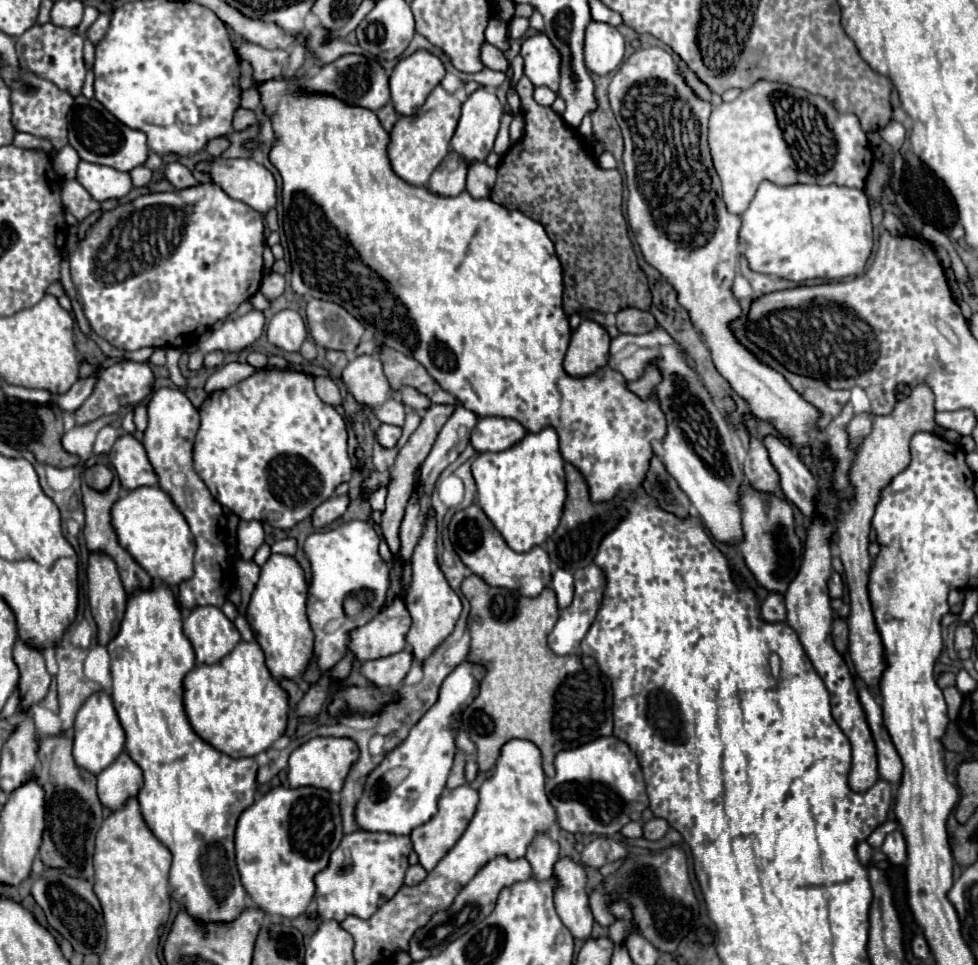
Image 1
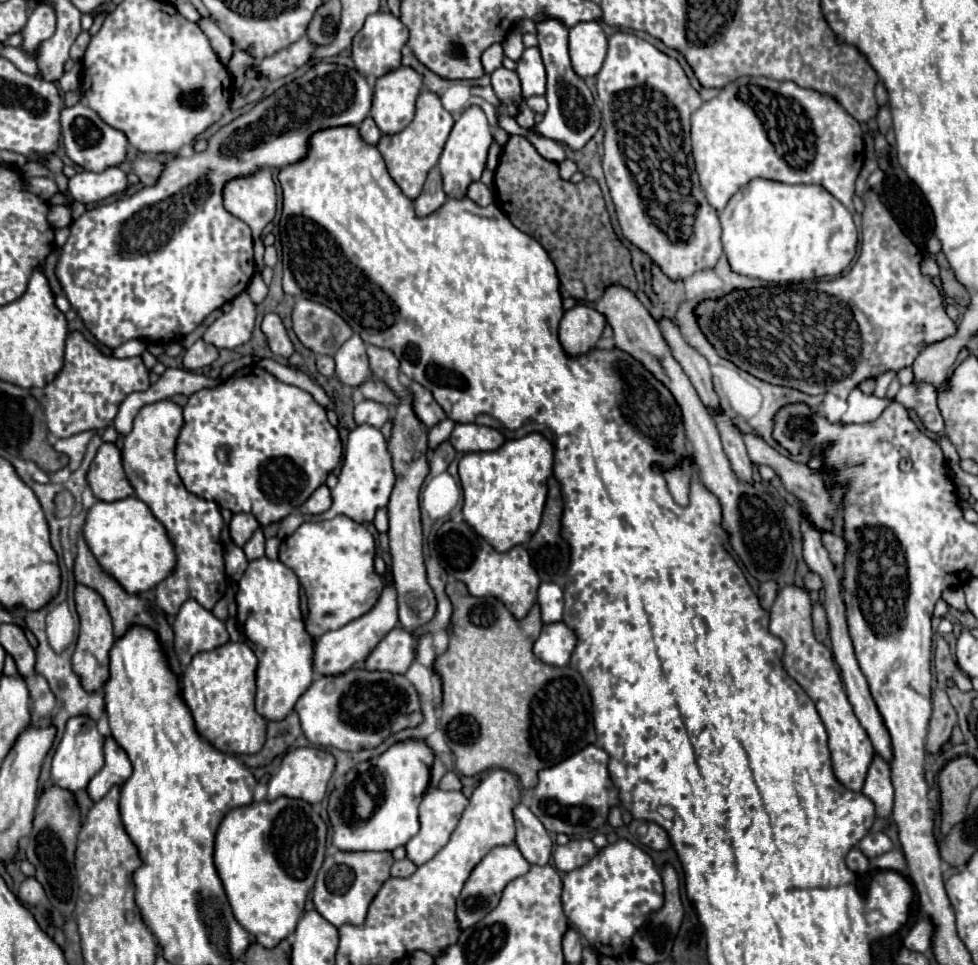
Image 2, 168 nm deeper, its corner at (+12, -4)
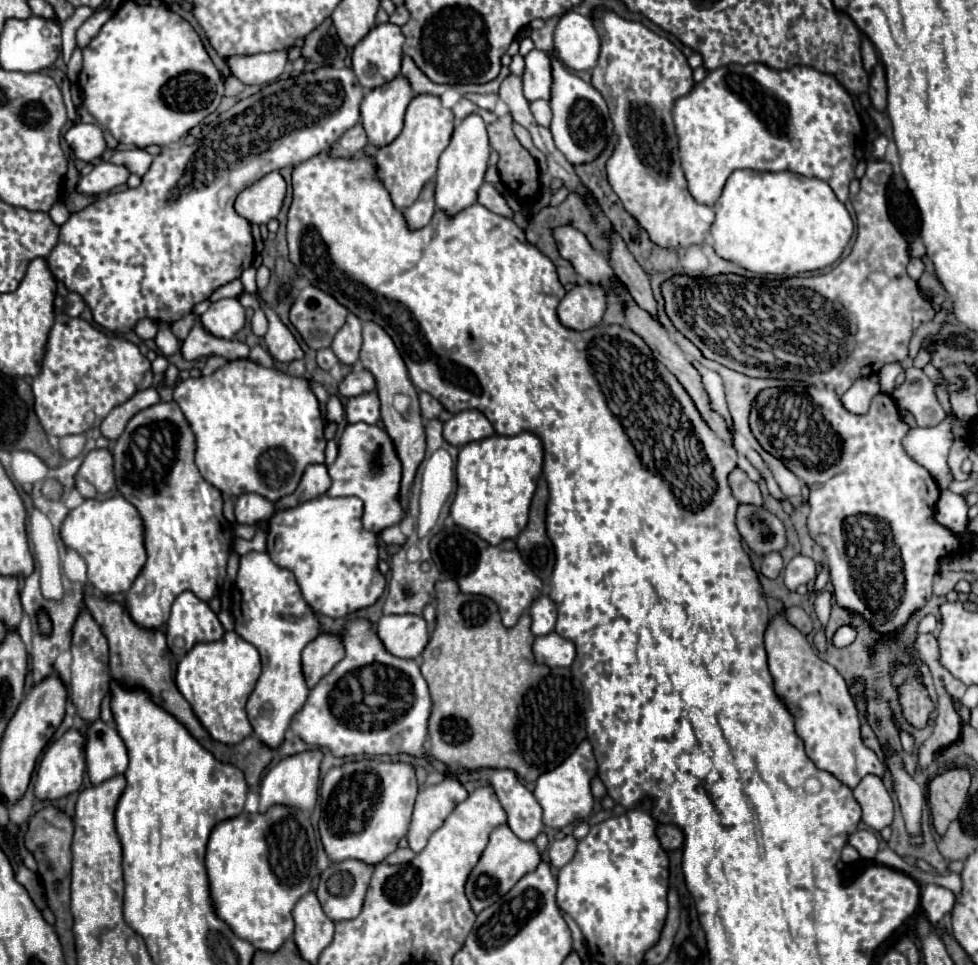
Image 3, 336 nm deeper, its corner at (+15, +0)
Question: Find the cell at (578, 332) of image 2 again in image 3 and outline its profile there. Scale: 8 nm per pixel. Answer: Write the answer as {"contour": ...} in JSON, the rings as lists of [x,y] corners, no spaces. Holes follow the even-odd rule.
{"contour":[[[575,286],[565,294],[557,308],[557,316],[565,328],[583,332],[601,324],[605,314],[605,288],[601,286]]]}

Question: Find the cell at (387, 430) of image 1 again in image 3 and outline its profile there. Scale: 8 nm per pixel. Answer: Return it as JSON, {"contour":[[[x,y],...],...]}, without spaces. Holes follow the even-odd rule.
{"contour":[[[365,422],[349,424],[339,440],[339,454],[329,468],[333,480],[327,496],[357,496],[363,500],[363,526],[369,532],[381,532],[383,528],[397,524],[405,518],[401,504],[397,502],[401,482],[401,462],[395,454],[393,442],[379,426]]]}

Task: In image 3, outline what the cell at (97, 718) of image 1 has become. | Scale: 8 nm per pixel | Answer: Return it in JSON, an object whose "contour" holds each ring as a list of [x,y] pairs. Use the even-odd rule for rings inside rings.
{"contour":[[[67,730],[59,740],[55,740],[43,754],[39,762],[37,780],[35,780],[35,796],[41,800],[57,800],[71,792],[77,792],[83,784],[85,774],[85,736],[79,730]]]}

